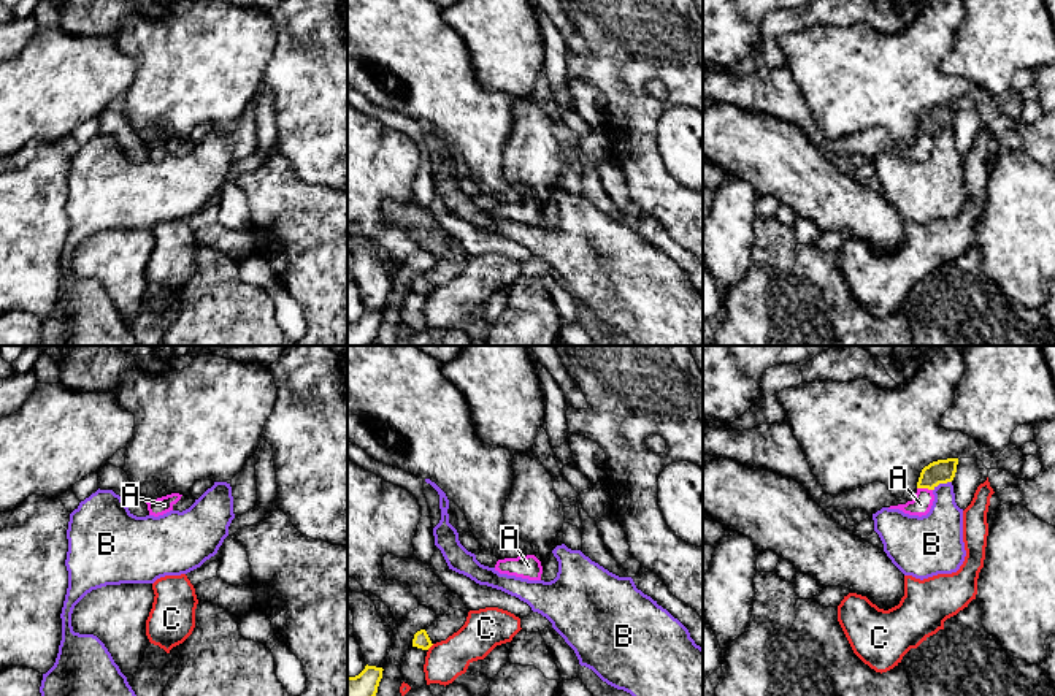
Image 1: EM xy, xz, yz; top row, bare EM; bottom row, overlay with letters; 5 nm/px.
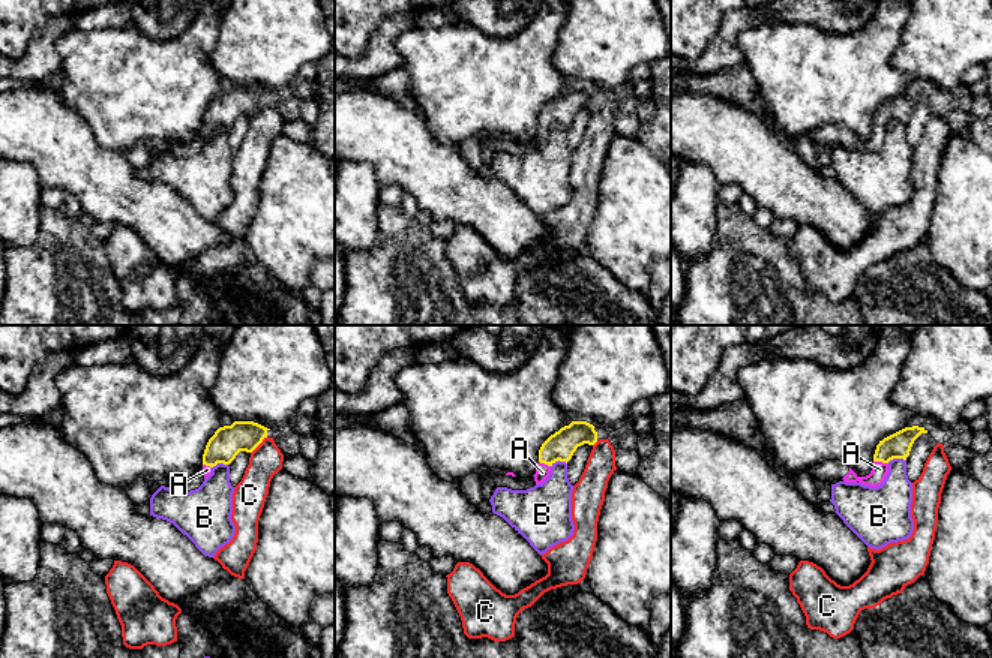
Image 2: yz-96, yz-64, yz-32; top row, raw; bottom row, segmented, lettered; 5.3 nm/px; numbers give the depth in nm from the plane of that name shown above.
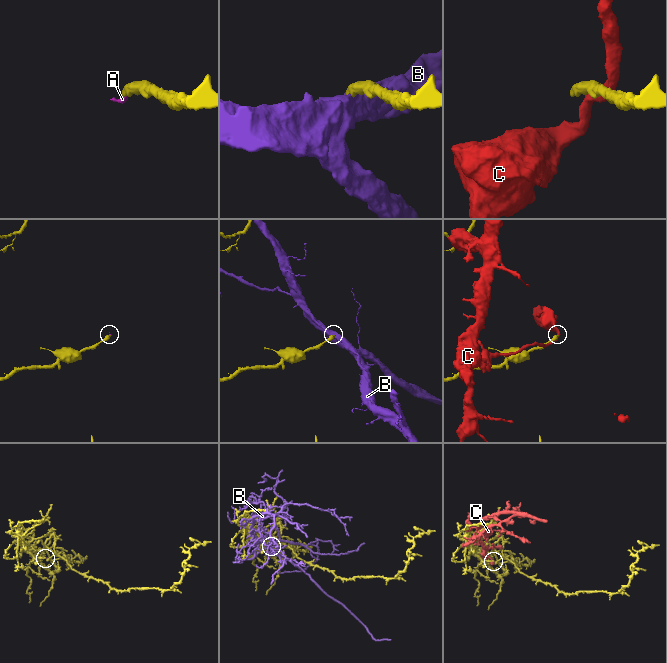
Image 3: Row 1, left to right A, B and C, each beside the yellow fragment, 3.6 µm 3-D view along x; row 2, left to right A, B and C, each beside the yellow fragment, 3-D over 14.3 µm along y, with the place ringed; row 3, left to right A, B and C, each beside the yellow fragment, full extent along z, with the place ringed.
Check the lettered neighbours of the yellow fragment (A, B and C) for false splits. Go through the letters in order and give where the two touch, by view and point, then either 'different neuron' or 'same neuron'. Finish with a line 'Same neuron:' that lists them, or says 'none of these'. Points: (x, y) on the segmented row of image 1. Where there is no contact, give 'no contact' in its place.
A: yz (925, 487) | same neuron
B: yz (941, 482) | different neuron
C: xz (430, 646) | different neuron
Same neuron: A

